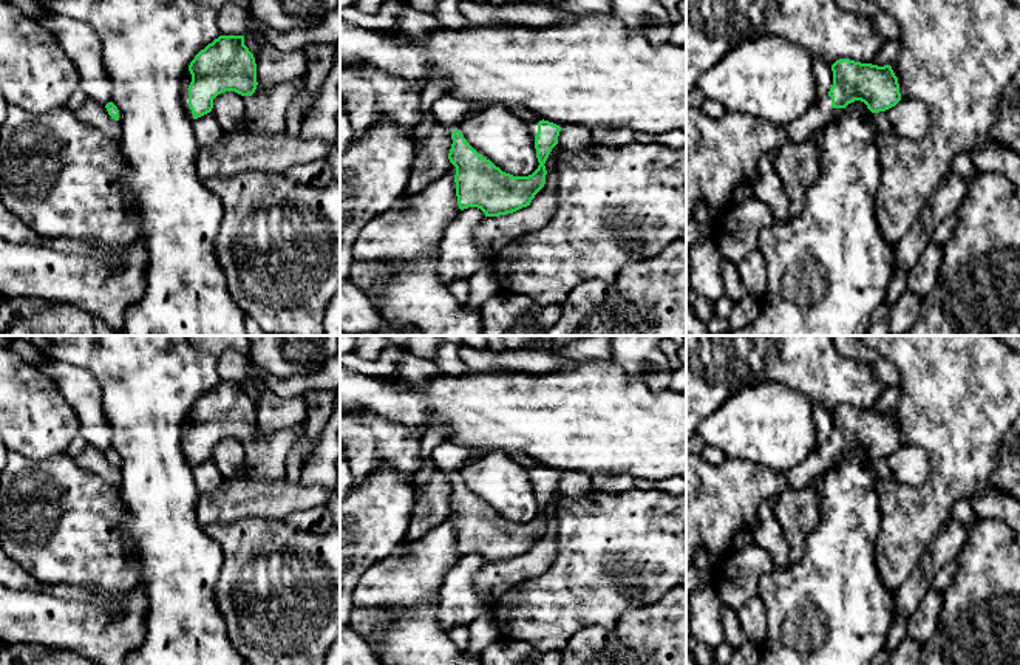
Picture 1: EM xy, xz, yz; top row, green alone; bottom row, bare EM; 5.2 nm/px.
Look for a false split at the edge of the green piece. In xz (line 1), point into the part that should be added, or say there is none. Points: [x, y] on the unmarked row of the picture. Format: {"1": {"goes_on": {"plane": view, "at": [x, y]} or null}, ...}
{"1": {"goes_on": {"plane": "xz", "at": [533, 472]}}}

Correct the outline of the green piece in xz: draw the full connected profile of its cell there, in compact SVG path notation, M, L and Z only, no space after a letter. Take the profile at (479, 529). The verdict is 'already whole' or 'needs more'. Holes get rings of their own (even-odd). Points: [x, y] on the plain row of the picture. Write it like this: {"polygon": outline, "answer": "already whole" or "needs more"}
{"polygon": "M533 459L529 476L536 495L538 515L529 523L502 518L490 506L481 503L459 476L451 479L450 509L456 513L454 529L457 552L481 555L485 563L513 560L530 552L546 530L546 507L558 490L561 473Z", "answer": "needs more"}

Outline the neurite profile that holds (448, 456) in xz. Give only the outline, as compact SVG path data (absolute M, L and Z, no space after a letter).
M445 441L431 452L431 461L445 476L454 478L457 470L467 462L470 448Z

